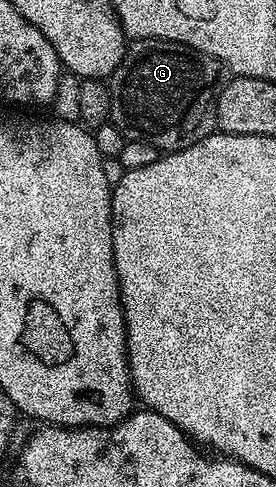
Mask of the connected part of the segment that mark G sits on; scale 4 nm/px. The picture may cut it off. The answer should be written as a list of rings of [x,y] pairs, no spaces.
[[[142,38],[133,41],[124,51],[122,64],[118,64],[118,68],[111,74],[110,81],[107,83],[107,88],[110,92],[110,122],[121,130],[126,139],[142,140],[146,144],[155,146],[157,151],[187,151],[189,146],[203,143],[204,139],[209,137],[217,129],[216,98],[220,94],[220,87],[222,85],[220,73],[222,73],[222,67],[218,59],[212,58],[208,54],[199,54],[197,50],[192,50],[188,46],[182,46],[179,42],[163,42],[162,40],[154,40],[153,38]]]

